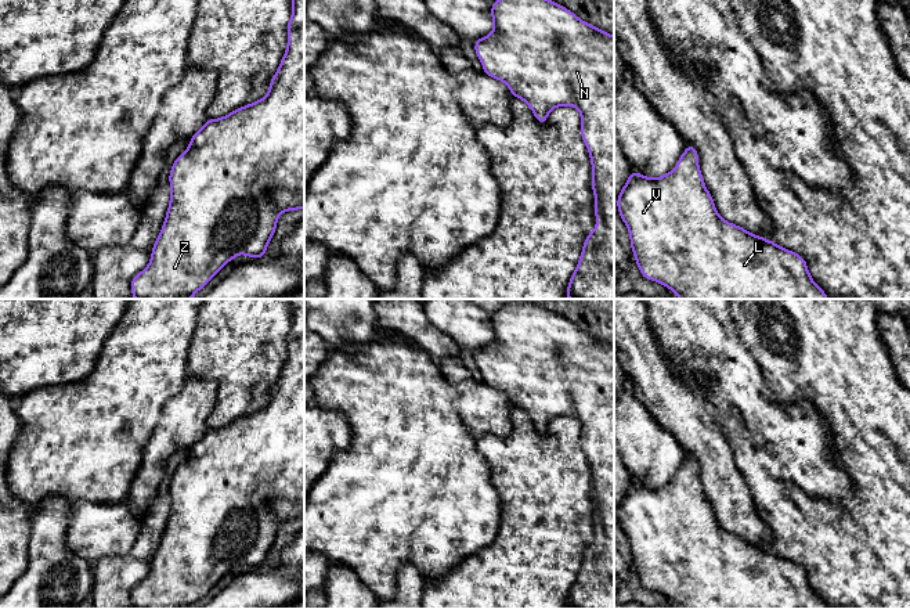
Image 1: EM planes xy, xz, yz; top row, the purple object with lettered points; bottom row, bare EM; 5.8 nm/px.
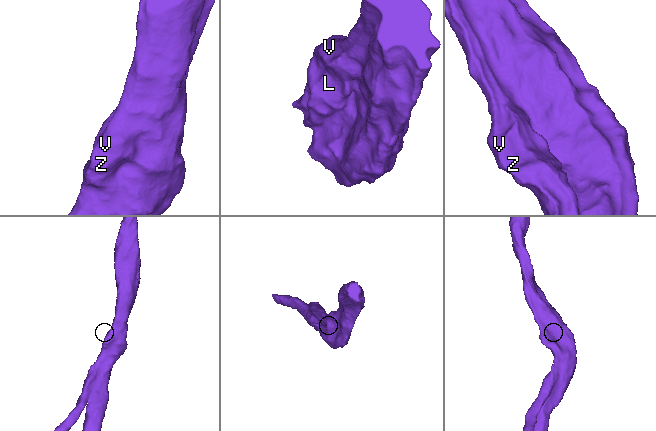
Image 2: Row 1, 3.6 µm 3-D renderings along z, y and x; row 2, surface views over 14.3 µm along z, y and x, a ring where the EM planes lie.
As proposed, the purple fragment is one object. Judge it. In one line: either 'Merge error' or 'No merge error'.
No merge error

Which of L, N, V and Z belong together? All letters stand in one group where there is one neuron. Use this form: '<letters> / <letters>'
L N V Z

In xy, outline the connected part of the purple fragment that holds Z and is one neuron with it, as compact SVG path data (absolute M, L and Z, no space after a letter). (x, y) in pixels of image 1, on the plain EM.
M290 299L292 327L288 332L288 356L272 386L268 403L264 408L249 415L234 419L220 429L207 429L206 433L191 447L188 460L174 472L169 484L170 512L163 537L156 548L149 574L138 583L130 592L131 606L134 609L191 609L202 599L224 574L231 572L239 563L252 569L266 567L268 552L277 540L278 526L286 520L304 519L304 299Z

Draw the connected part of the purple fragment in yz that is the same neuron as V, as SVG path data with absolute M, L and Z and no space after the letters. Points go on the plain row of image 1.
M687 454L676 478L657 489L629 482L617 518L629 540L631 558L640 584L675 602L679 609L828 609L812 590L806 570L770 549L751 544L737 534L723 530L708 502L698 476L697 460Z

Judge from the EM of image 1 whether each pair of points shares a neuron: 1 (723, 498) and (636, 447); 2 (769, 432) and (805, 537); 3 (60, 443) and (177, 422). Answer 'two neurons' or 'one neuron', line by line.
1: two neurons
2: two neurons
3: two neurons

